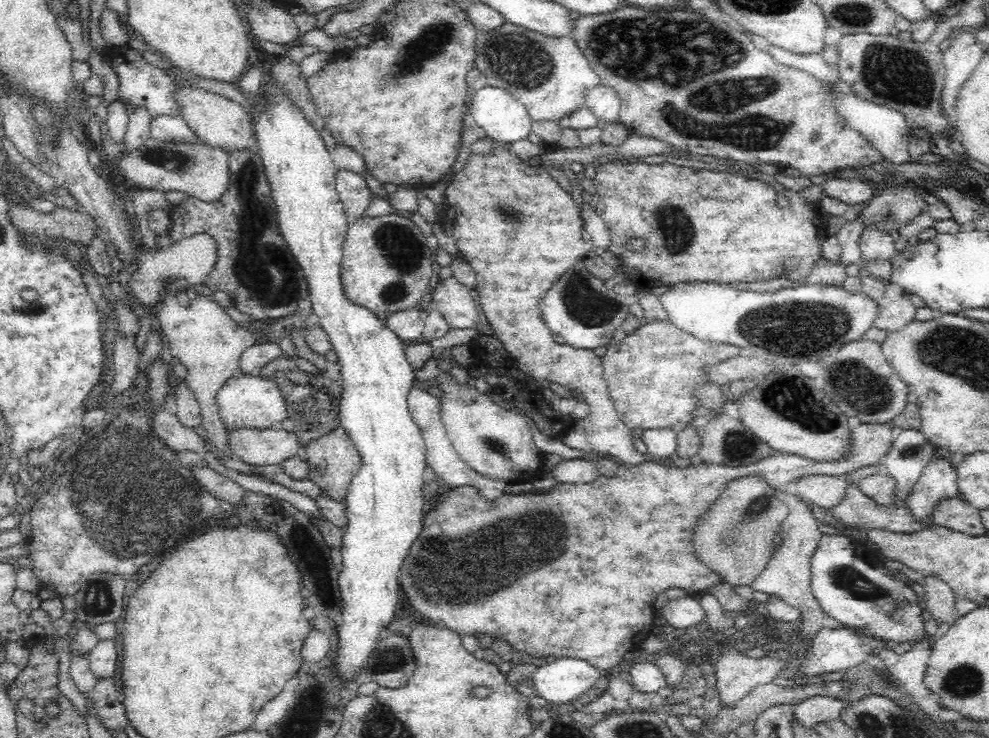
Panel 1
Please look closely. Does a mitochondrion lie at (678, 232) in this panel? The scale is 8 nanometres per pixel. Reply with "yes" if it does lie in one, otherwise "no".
yes

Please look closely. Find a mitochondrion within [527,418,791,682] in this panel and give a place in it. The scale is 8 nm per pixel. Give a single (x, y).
(736, 445)

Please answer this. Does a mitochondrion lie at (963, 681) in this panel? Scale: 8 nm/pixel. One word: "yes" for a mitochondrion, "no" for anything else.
yes

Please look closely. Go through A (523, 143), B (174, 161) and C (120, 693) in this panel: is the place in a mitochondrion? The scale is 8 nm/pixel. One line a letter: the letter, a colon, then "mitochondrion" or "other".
A: other
B: mitochondrion
C: other

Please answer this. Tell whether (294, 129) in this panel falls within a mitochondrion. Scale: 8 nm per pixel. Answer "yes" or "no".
no

